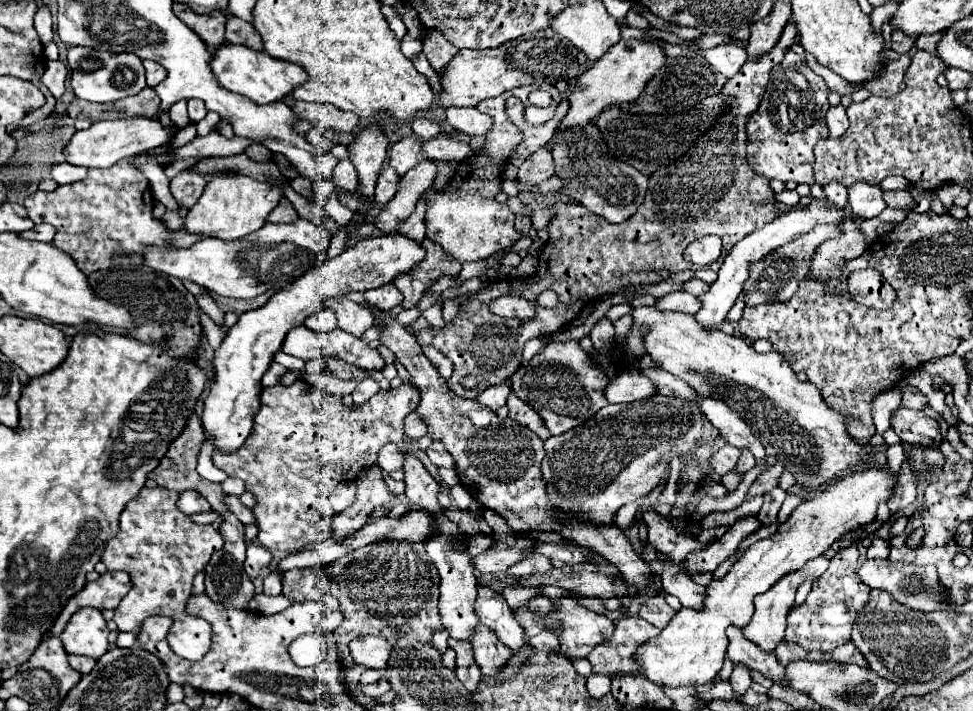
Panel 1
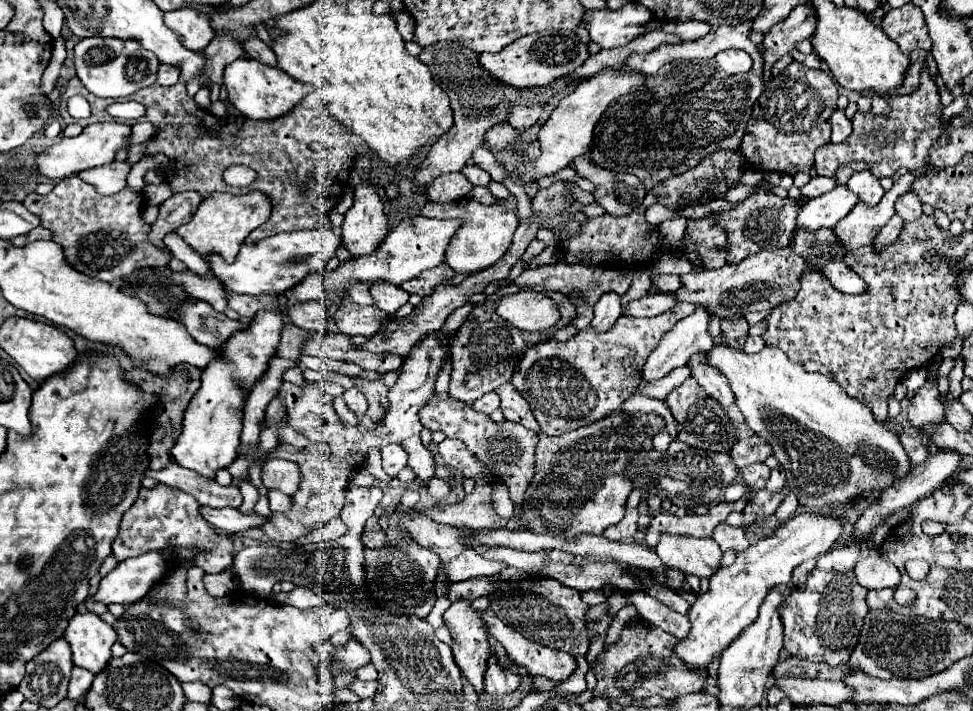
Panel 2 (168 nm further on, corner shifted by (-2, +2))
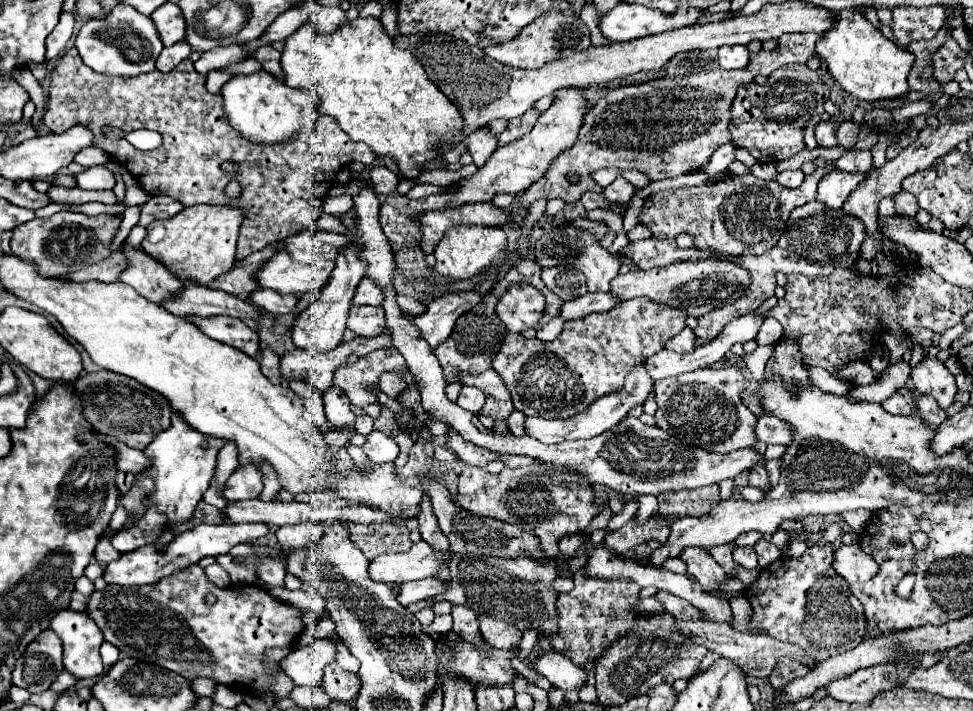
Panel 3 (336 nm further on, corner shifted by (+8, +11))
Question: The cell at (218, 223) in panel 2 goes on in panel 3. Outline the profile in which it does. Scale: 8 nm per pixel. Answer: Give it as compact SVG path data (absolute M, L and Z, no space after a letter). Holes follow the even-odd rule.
M191 206L167 220L155 220L147 226L141 248L161 262L183 284L207 286L235 264L235 244L243 212L229 206Z

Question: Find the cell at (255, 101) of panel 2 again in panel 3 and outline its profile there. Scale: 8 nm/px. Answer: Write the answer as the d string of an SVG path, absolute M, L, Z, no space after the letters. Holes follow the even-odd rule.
M265 70L255 74L239 74L229 80L223 90L223 112L229 124L237 130L239 136L255 144L281 144L297 138L301 132L313 132L313 124L319 118L317 96L293 90L283 80L269 76ZM303 112L303 120L301 120Z

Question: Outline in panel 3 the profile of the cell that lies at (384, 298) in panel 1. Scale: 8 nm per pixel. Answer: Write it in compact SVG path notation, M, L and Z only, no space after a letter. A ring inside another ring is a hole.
M363 278L361 284L357 286L353 304L355 306L381 306L381 302L383 302L381 288L377 288L377 284L373 284L373 280Z

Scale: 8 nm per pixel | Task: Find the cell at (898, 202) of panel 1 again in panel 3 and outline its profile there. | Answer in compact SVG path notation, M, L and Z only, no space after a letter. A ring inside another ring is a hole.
M901 190L895 198L895 208L897 208L897 214L901 216L915 216L917 210L919 210L919 204L917 204L917 198L905 190Z

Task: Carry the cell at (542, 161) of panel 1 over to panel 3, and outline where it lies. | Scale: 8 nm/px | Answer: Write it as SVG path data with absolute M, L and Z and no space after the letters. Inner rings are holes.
M531 108L531 110L529 110L529 112L525 112L523 116L509 120L509 126L507 126L505 131L498 136L499 146L509 144L509 142L513 142L513 140L521 138L523 134L527 134L527 132L535 126L537 118L539 118L539 112L537 112L535 108Z

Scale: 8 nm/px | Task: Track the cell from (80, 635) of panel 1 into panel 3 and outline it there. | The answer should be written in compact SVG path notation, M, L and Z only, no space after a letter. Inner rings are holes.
M61 610L49 622L63 642L63 666L77 680L97 678L103 674L99 646L103 644L101 630L85 612Z

